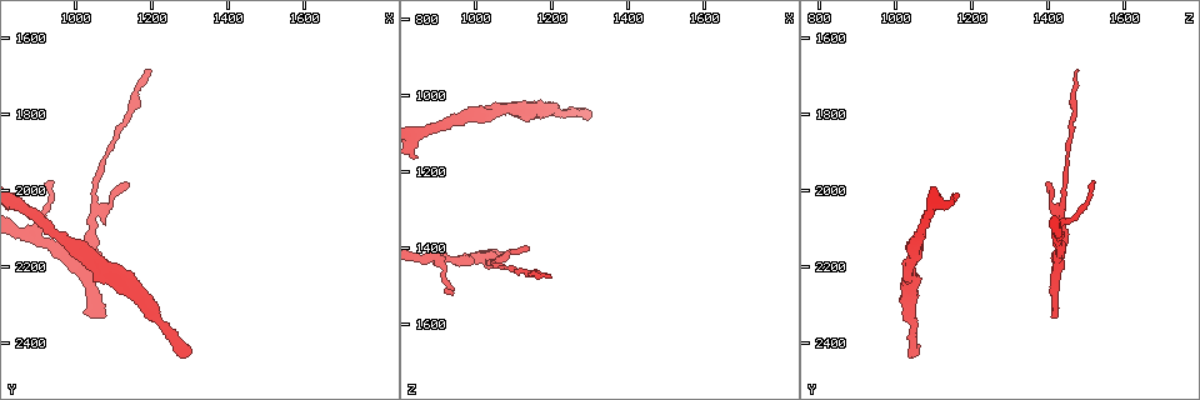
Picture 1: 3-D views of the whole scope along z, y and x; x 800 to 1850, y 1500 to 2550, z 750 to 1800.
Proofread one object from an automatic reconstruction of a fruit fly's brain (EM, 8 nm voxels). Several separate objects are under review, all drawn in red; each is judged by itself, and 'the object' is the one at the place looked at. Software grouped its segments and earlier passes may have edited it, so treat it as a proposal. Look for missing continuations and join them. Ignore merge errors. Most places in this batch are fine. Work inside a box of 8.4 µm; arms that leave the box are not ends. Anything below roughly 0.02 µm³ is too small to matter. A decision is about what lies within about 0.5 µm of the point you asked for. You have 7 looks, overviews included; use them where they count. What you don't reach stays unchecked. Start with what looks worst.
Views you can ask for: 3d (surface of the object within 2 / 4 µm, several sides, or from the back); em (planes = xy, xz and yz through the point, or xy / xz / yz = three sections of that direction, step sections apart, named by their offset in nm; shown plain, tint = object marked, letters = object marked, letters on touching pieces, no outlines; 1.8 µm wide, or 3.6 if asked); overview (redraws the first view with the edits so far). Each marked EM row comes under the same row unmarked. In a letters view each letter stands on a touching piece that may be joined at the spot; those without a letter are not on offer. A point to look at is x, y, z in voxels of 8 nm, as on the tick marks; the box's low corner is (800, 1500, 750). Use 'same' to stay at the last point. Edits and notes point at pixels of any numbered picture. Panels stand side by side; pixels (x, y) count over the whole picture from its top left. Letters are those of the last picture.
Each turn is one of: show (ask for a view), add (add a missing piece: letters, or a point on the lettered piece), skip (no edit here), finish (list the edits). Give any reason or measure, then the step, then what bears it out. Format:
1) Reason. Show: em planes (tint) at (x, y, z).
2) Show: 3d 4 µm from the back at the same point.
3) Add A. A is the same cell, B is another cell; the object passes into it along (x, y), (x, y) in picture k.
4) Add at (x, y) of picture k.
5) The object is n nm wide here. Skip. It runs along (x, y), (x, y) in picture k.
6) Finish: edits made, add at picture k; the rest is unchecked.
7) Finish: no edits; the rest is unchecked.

Free end. Show: 3d 2 µm at (1305, 2425, 1055).

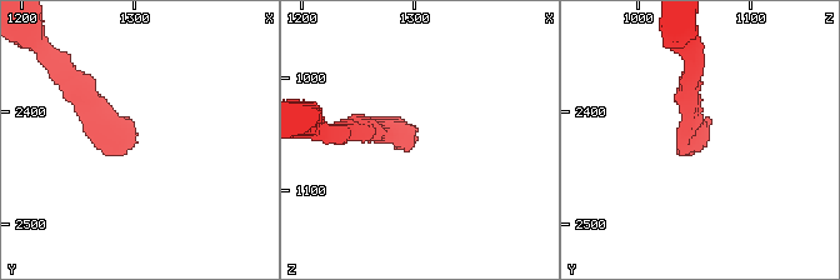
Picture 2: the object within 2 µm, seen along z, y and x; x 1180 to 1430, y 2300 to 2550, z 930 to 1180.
Show: em planes (letters) at (1302, 2426, 1052).

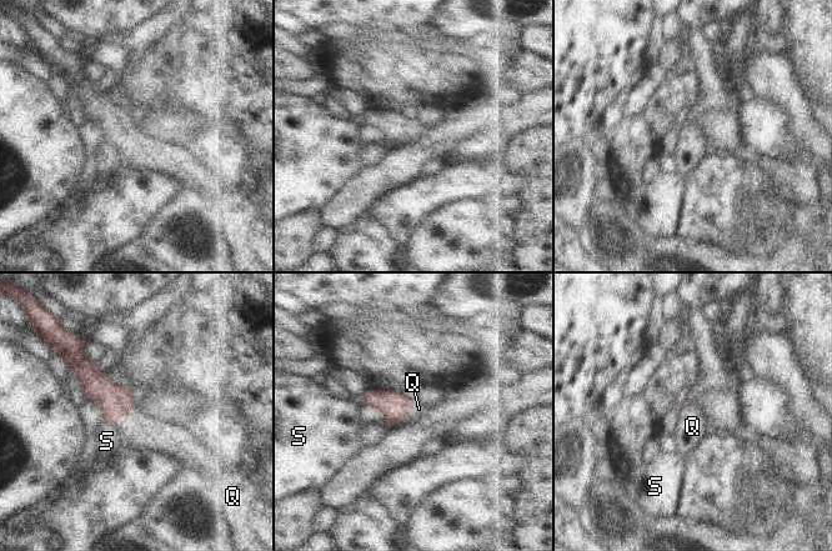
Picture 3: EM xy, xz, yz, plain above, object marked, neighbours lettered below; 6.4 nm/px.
Add Q. Q is the same cell, S is another cell; it goes on there.

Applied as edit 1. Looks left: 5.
Branch stops here. Show: 3d 4 µm at (1075, 2325, 1415).

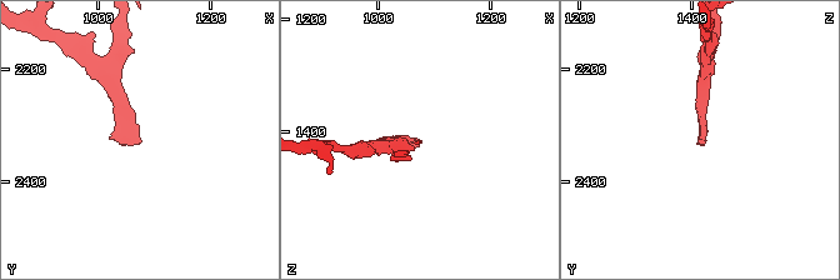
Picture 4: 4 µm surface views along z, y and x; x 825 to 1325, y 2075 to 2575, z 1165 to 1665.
Show: em planes (letters) at (1085, 2330, 1415).

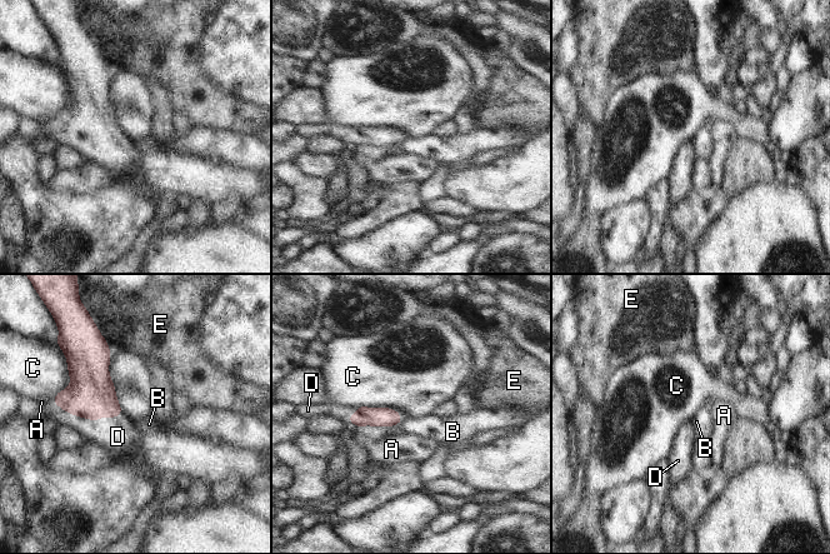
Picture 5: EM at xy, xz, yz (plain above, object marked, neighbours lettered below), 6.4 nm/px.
The object is 110 nm wide here; the longest contact is with D, 460 nm. Add D. D is the same cell, A, B, C and E are other cells; the neuron continues.

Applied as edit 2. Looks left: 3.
Show: overview.

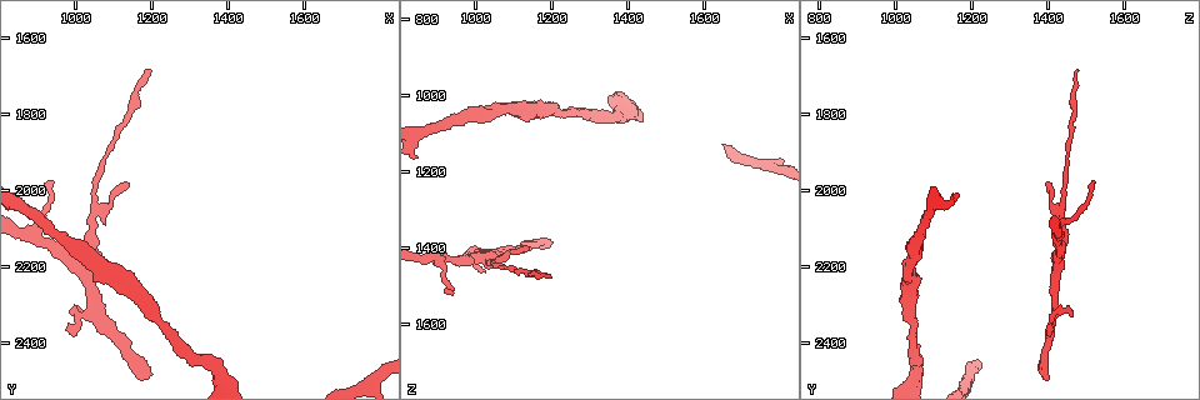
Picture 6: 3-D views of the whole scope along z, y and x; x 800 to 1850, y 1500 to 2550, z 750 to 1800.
Thin end. Show: em planes (tint) at (940, 1975, 1515).

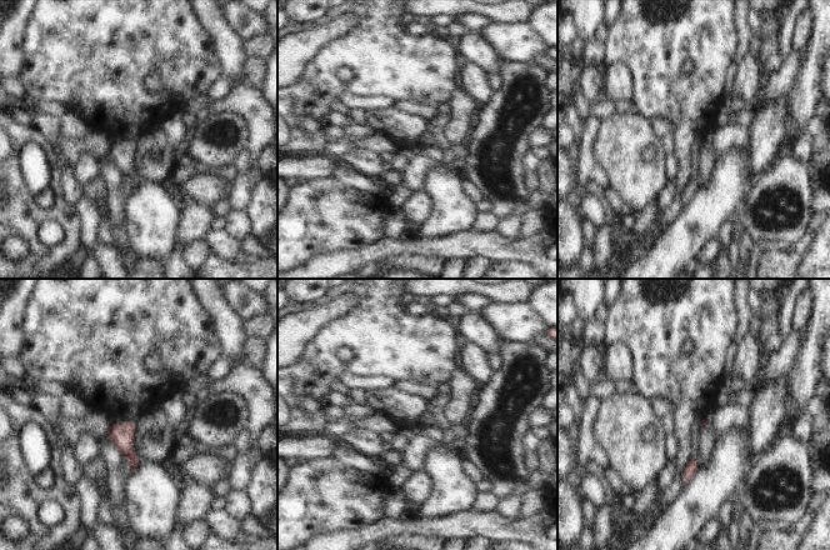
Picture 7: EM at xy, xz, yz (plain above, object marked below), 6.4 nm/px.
What lies round it. Show: em planes (letters) at the same point.

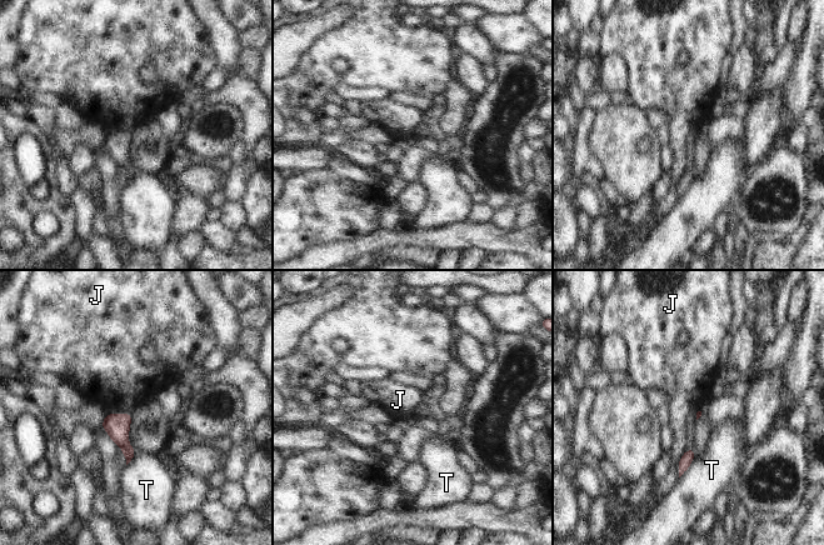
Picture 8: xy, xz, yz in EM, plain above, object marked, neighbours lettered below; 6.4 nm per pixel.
Skip. J and T are other cells; a border runs along (130, 413), (109, 413), (106, 415) in picture 8; no lettered piece goes on from it.

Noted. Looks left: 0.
Finish: edits made, add at picture 3, add at picture 5; the rest is unchecked.

